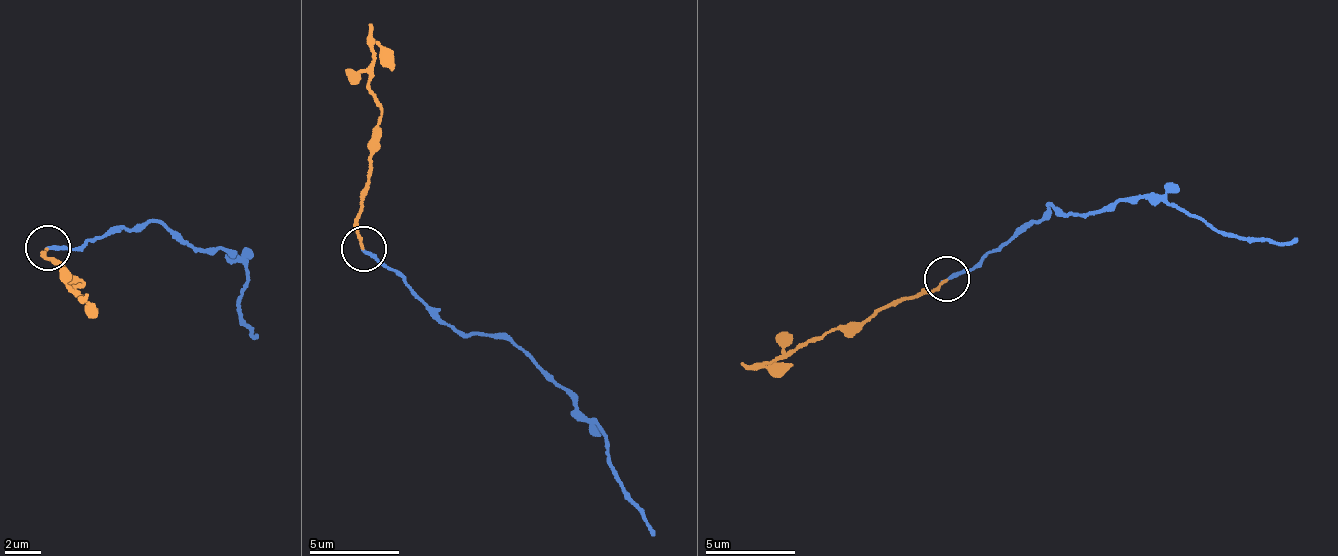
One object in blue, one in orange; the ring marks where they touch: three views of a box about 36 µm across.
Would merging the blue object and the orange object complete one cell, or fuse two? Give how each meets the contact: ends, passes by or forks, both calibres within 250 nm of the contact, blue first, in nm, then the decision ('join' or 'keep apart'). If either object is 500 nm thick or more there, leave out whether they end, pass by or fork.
blue ends there; orange ends there; 180 nm thick on the blue side, 140 nm on the other; keep apart

